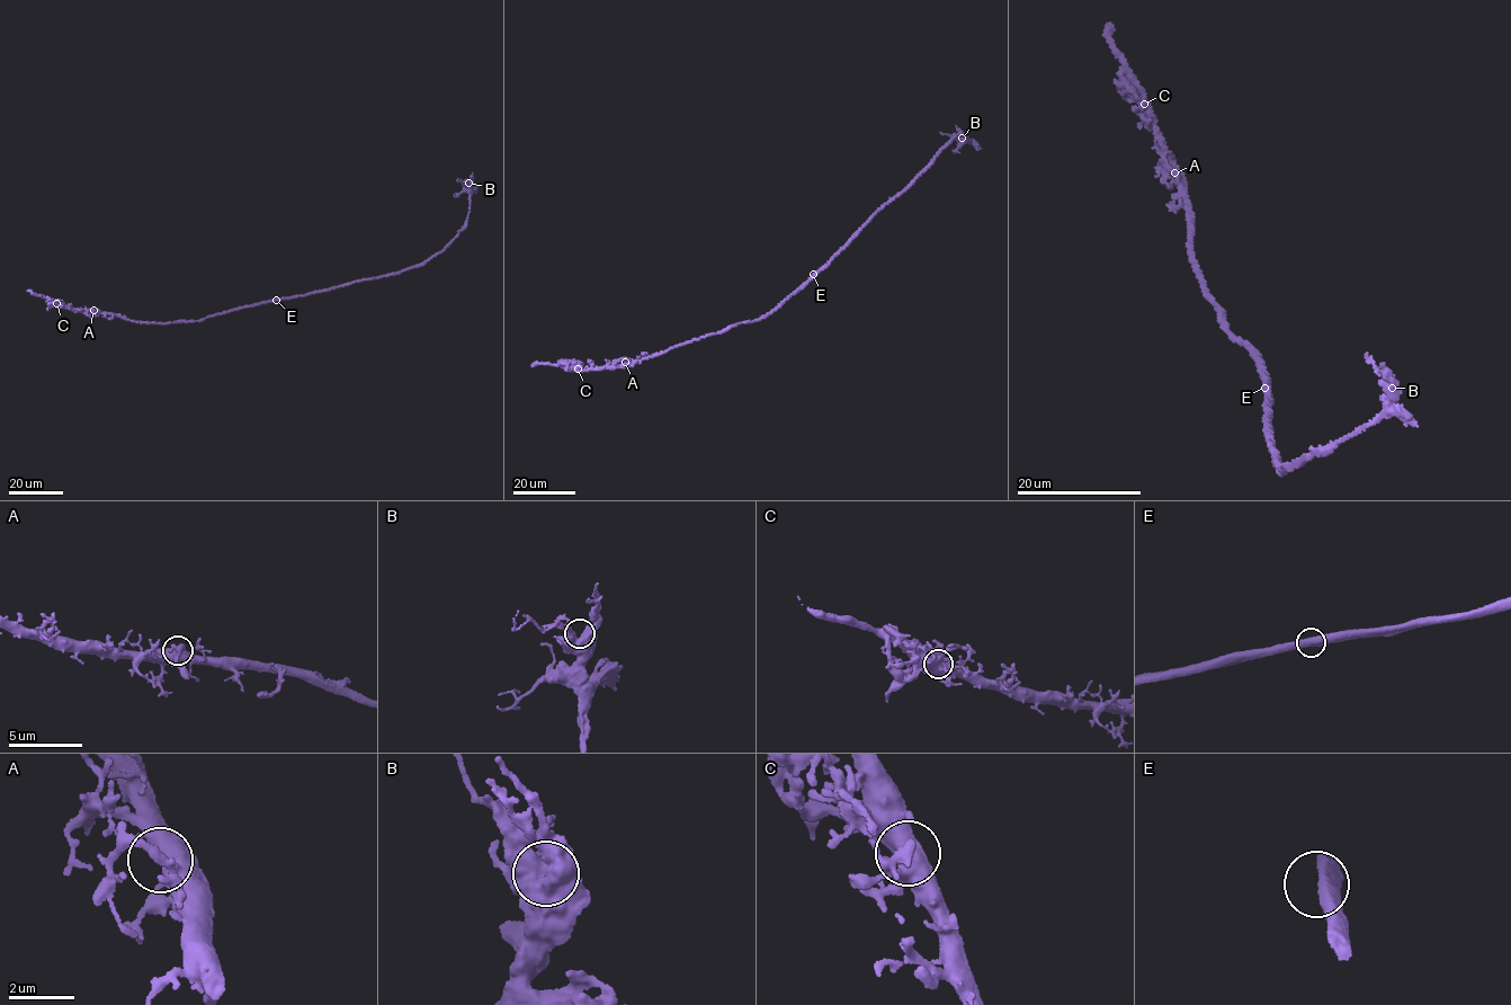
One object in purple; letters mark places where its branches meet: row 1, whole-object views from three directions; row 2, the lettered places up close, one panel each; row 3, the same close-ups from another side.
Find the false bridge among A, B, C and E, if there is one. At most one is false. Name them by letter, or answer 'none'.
none

